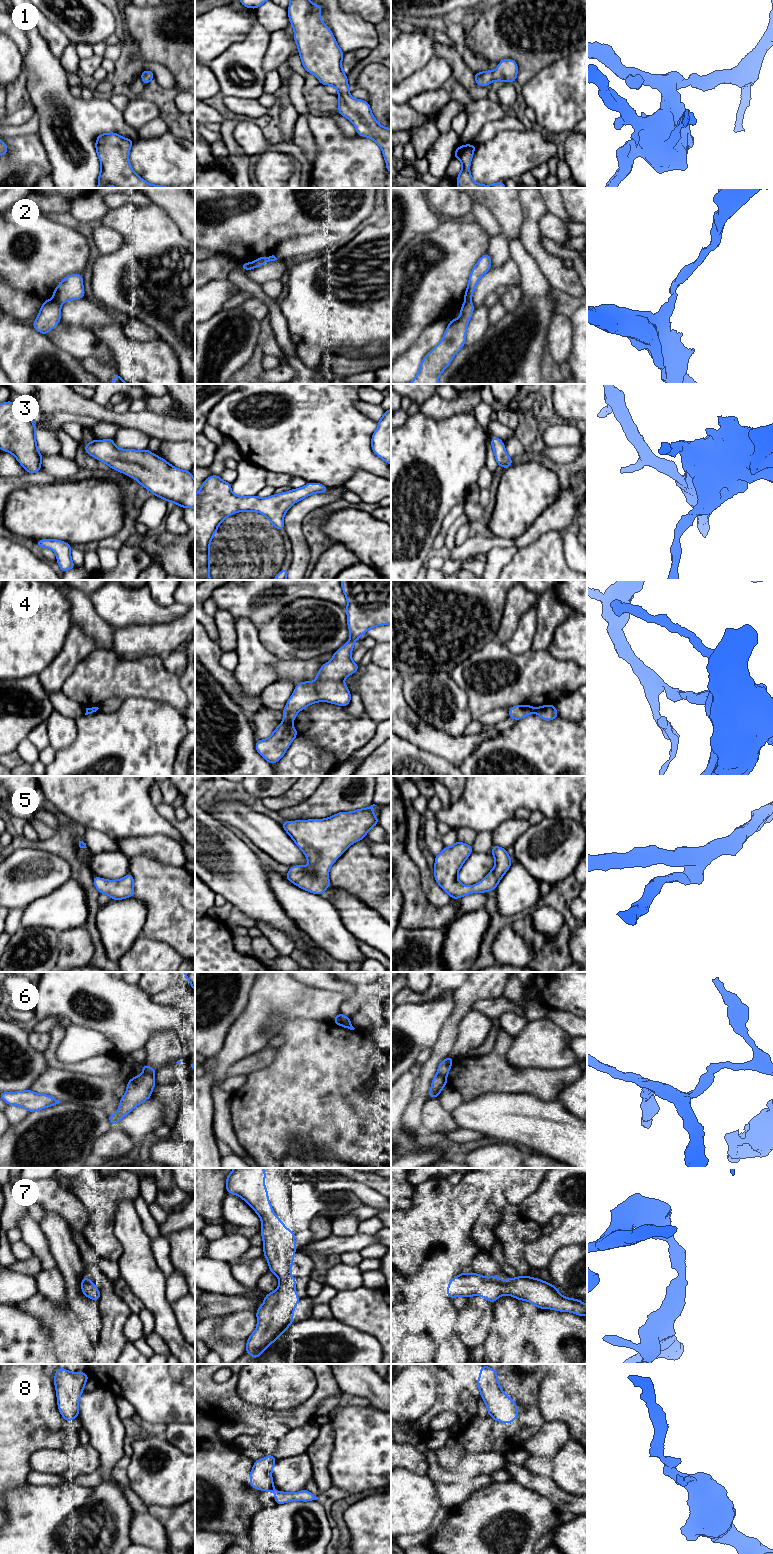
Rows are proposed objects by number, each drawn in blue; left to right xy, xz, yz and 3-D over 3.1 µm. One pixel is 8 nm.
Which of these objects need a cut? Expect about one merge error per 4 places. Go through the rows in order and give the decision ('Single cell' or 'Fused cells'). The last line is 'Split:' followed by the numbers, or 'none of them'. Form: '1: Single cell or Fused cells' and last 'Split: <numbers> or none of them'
1: Single cell
2: Fused cells
3: Single cell
4: Fused cells
5: Single cell
6: Fused cells
7: Single cell
8: Single cell
Split: 2, 4, 6

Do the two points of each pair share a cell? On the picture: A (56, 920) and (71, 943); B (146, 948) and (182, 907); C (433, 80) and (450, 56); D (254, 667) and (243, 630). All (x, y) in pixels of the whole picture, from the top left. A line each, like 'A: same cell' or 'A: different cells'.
A: different cells
B: different cells
C: different cells
D: same cell

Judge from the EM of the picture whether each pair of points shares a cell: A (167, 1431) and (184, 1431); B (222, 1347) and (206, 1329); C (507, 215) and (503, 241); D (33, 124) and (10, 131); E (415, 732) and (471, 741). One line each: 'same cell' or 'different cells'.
A: same cell
B: same cell
C: same cell
D: same cell
E: same cell

